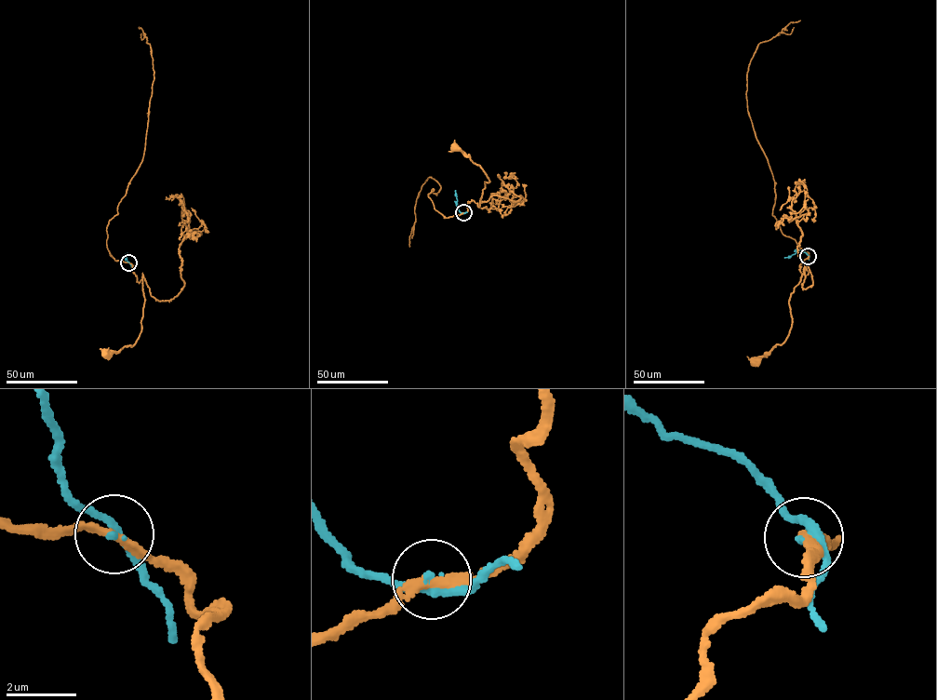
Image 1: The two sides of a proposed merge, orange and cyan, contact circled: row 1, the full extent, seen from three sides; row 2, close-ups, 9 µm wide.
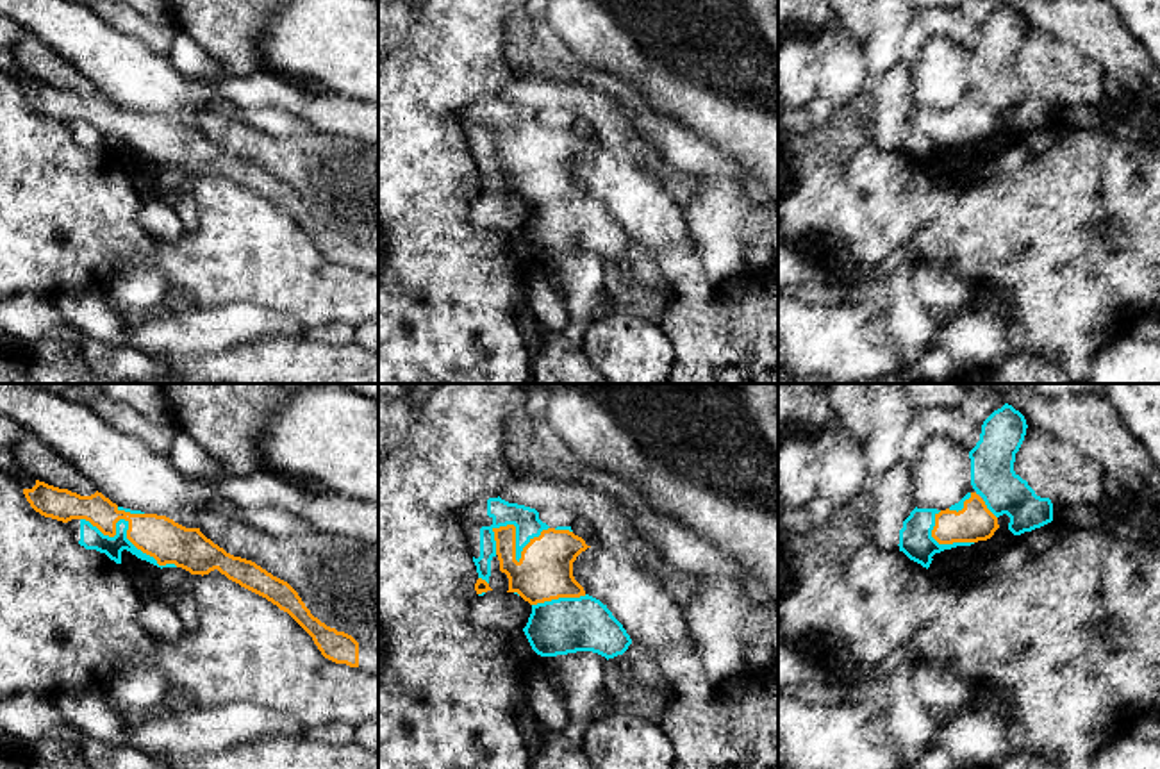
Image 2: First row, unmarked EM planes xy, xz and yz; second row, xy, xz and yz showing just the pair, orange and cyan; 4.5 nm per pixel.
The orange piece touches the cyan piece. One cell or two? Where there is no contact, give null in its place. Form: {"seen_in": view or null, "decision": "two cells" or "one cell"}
{"seen_in": "xy", "decision": "two cells"}

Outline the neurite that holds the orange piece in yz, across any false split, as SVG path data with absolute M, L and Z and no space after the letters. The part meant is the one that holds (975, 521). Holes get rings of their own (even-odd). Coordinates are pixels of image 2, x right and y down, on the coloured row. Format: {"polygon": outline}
{"polygon": "M971 492L962 510L946 509L935 514L932 537L939 544L978 542L990 539L998 528L998 517L976 492Z"}

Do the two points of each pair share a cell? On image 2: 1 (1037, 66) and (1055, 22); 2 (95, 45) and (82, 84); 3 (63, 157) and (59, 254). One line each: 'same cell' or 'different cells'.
1: different cells
2: different cells
3: same cell

